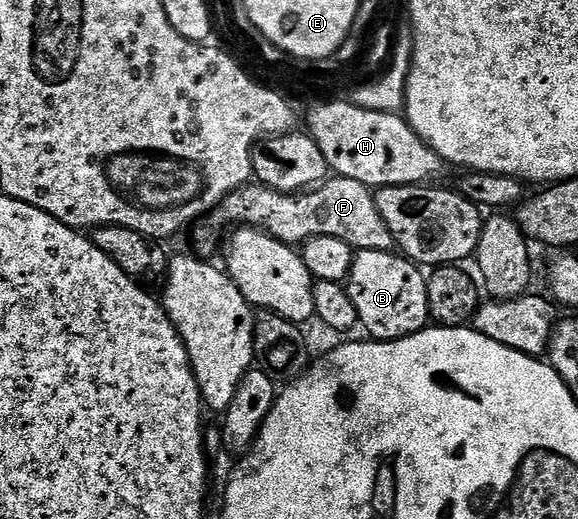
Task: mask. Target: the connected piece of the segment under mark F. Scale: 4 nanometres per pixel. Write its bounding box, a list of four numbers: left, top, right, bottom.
[194,175,395,258]

